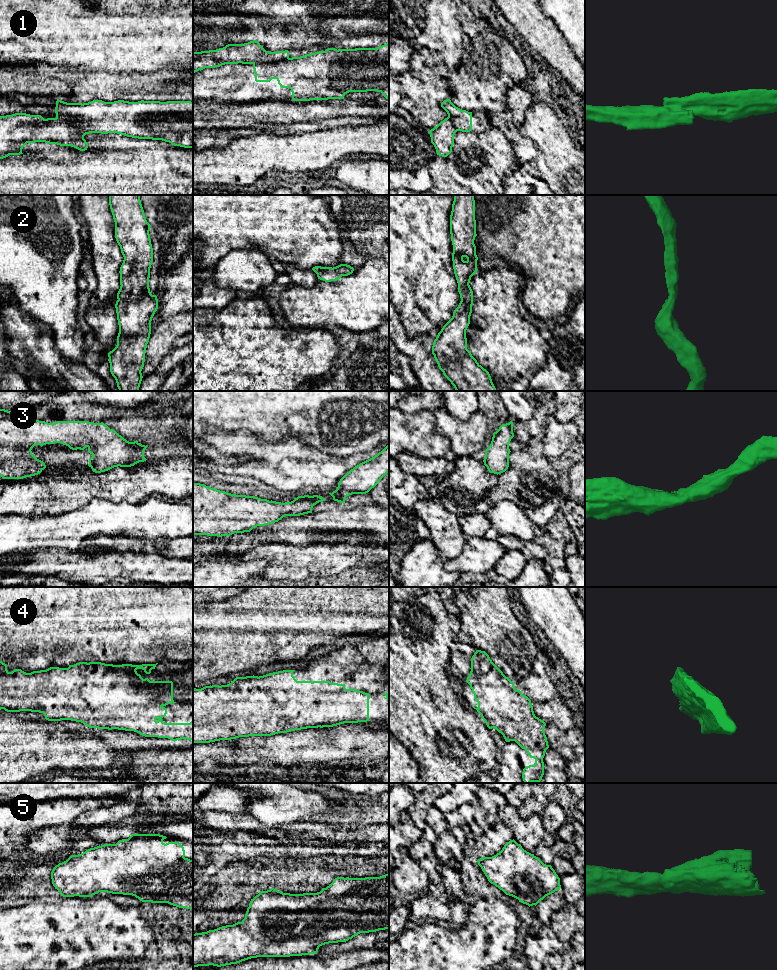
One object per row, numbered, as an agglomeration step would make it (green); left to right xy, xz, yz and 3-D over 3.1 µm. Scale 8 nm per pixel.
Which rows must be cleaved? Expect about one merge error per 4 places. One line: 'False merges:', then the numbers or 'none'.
False merges: 1

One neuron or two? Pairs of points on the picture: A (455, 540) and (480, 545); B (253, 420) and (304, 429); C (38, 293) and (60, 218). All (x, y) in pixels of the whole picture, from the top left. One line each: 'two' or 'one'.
A: two
B: one
C: one

